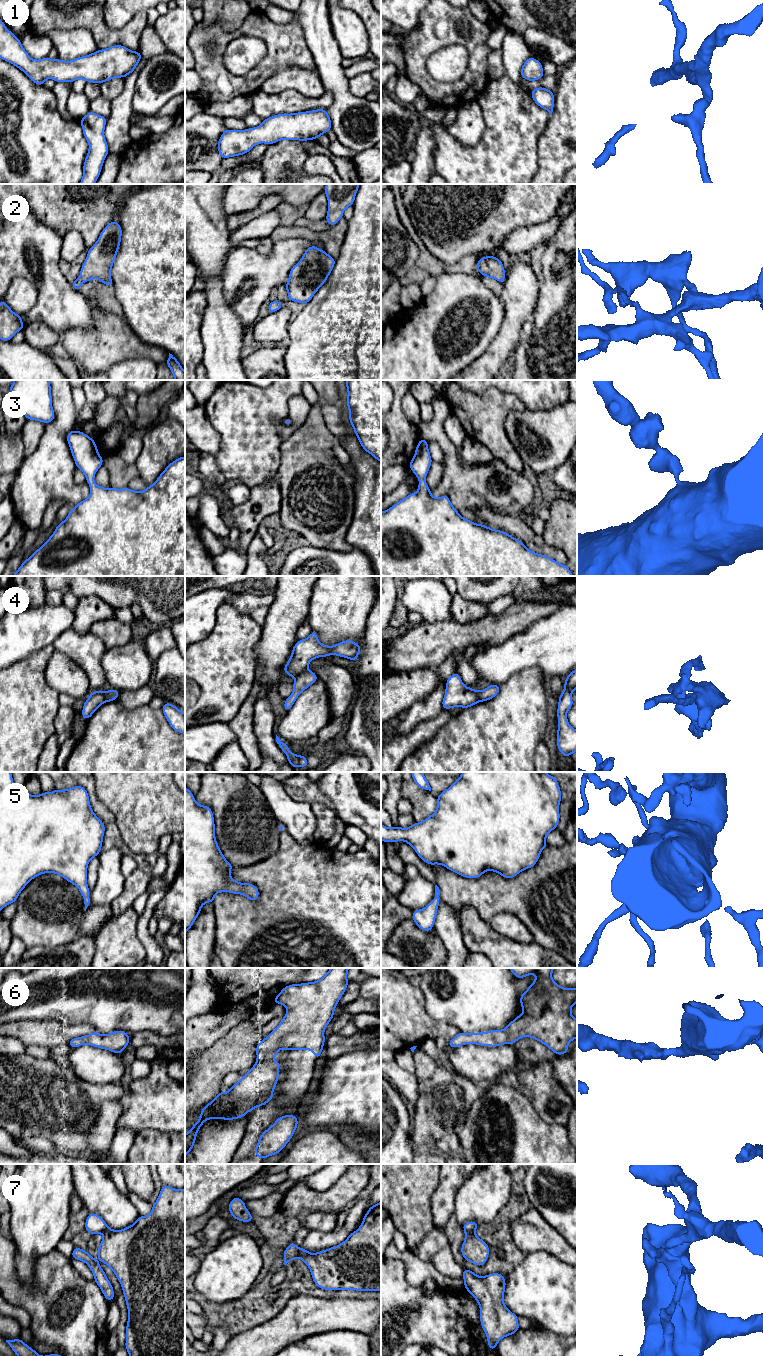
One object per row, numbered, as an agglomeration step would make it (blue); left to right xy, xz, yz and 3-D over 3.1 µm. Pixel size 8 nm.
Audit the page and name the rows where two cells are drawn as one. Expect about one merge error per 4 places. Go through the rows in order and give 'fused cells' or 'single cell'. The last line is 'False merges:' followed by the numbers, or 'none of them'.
1: single cell
2: single cell
3: single cell
4: fused cells
5: single cell
6: single cell
7: fused cells
False merges: 4, 7

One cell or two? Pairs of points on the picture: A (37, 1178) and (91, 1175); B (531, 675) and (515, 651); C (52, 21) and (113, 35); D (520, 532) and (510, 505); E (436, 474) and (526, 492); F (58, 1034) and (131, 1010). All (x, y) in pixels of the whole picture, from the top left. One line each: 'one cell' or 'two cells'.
A: two cells
B: two cells
C: one cell
D: two cells
E: two cells
F: two cells

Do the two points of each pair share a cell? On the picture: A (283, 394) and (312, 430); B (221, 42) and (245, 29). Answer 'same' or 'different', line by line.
A: different
B: same

